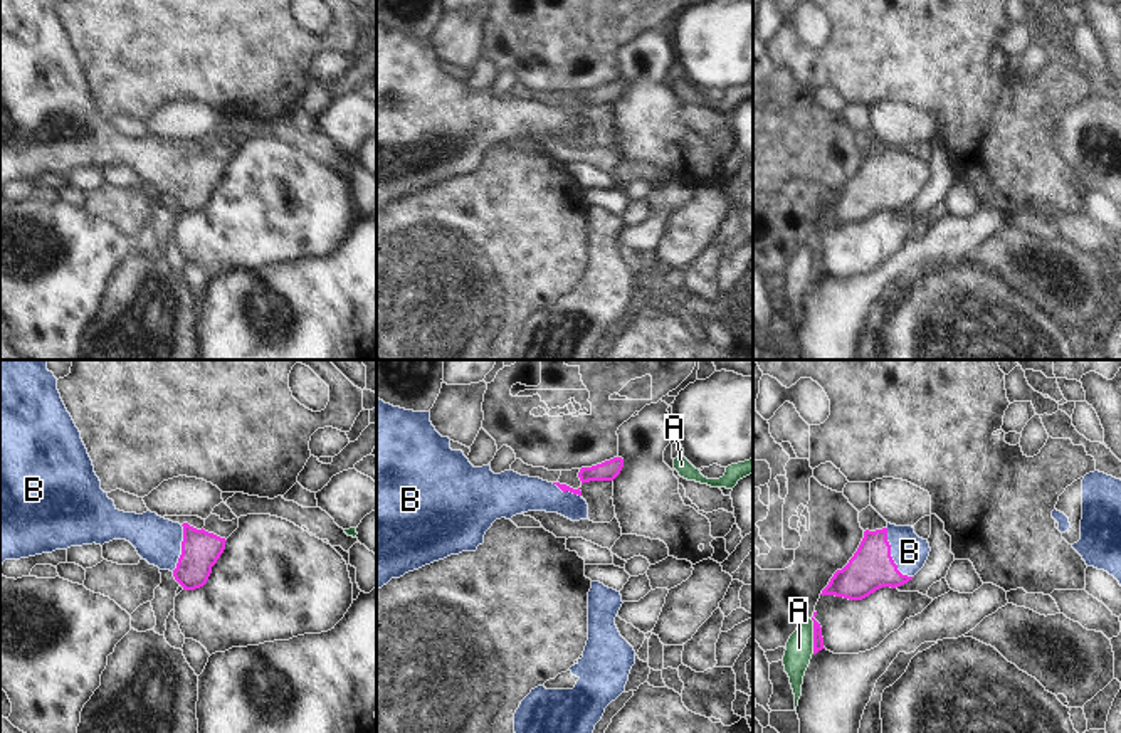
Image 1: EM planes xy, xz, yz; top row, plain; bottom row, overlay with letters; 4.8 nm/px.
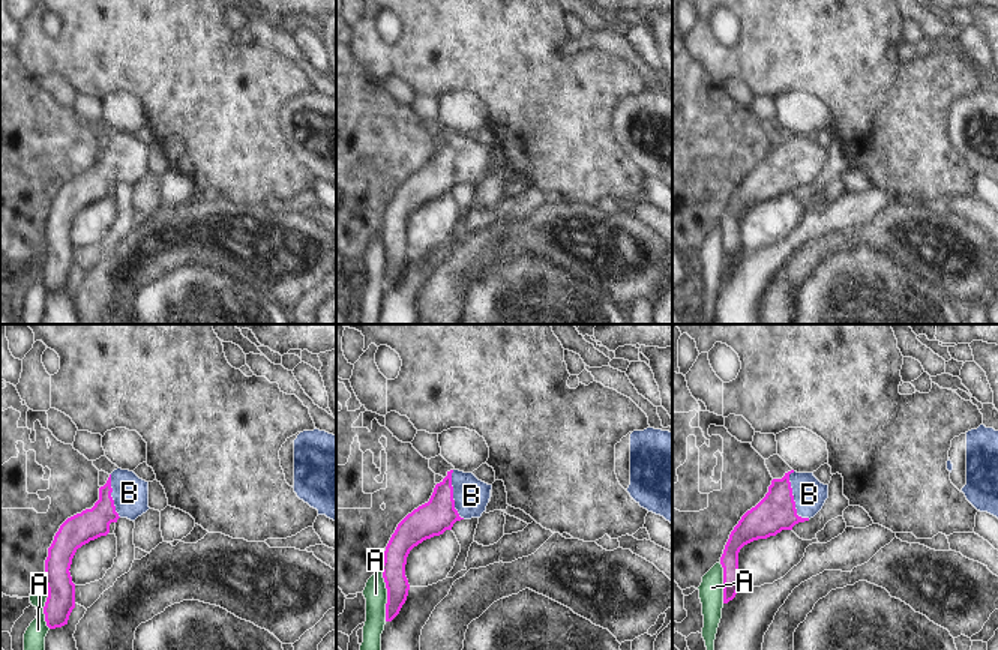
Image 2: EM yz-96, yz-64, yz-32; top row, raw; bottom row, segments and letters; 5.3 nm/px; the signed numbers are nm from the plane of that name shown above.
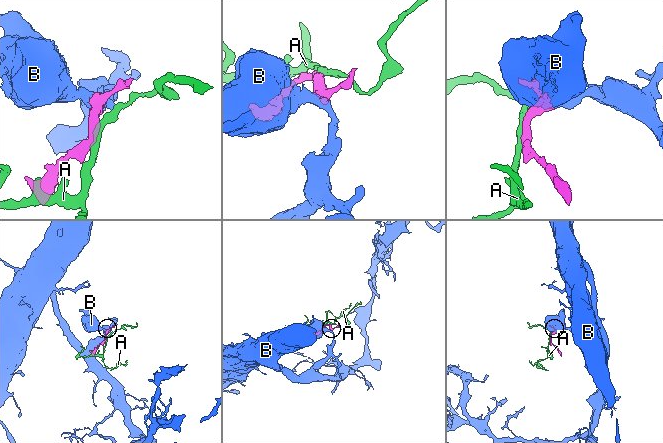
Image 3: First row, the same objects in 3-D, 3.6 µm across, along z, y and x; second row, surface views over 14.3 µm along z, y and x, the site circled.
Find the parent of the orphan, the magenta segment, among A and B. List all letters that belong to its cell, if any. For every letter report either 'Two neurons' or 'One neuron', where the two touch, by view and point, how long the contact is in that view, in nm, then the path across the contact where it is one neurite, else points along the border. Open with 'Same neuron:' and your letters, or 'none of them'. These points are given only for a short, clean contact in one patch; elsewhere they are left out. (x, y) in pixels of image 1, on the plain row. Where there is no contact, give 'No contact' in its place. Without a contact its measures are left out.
Same neuron: B
A: Two neurons. Touches magenta at yz (814, 259). Shared border 170 nm. Boundary: yz (810, 242), (814, 276)
B: One neuron. Touches magenta at yz (889, 179). Shared border 280 nm. Path across: yz (871, 190), (889, 179), (910, 175).

